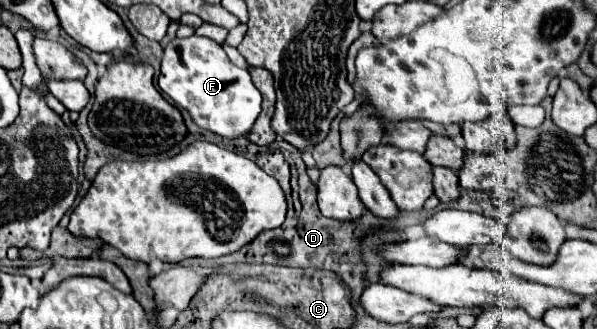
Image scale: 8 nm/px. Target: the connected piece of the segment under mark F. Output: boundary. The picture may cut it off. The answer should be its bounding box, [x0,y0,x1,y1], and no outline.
[158,35,262,137]

